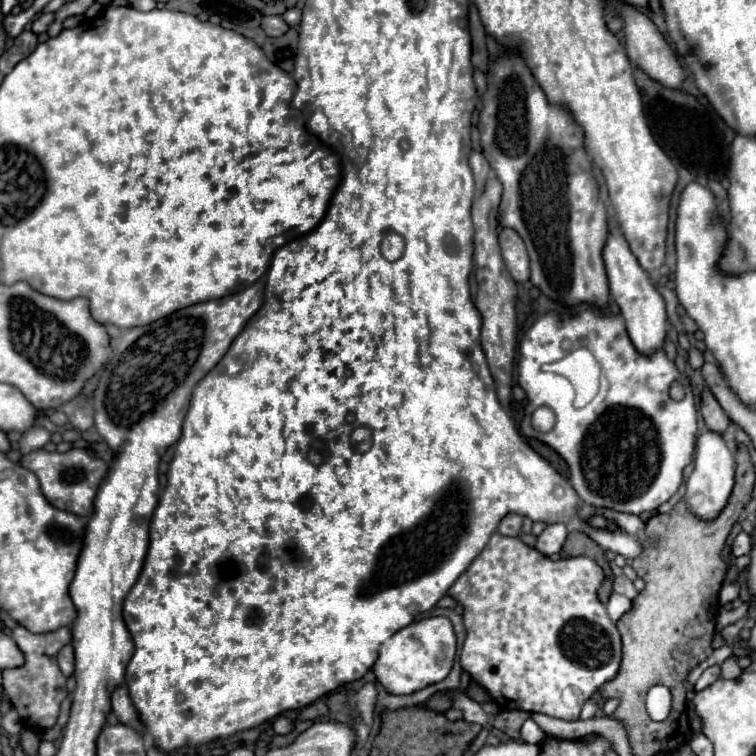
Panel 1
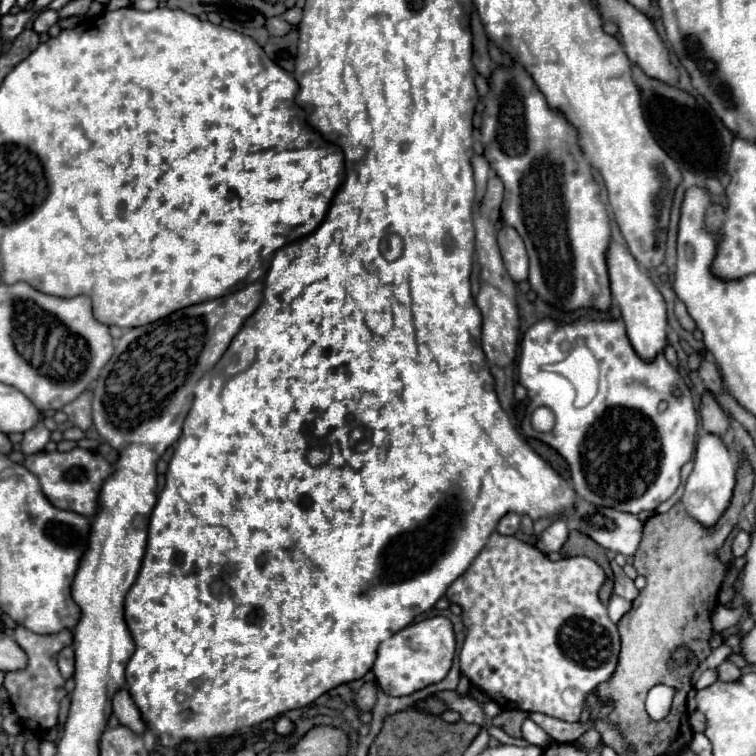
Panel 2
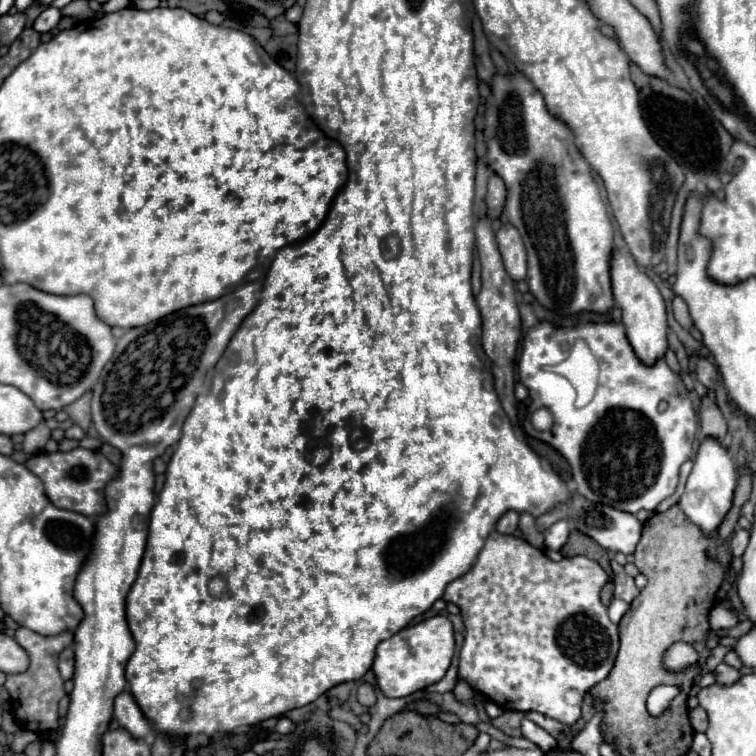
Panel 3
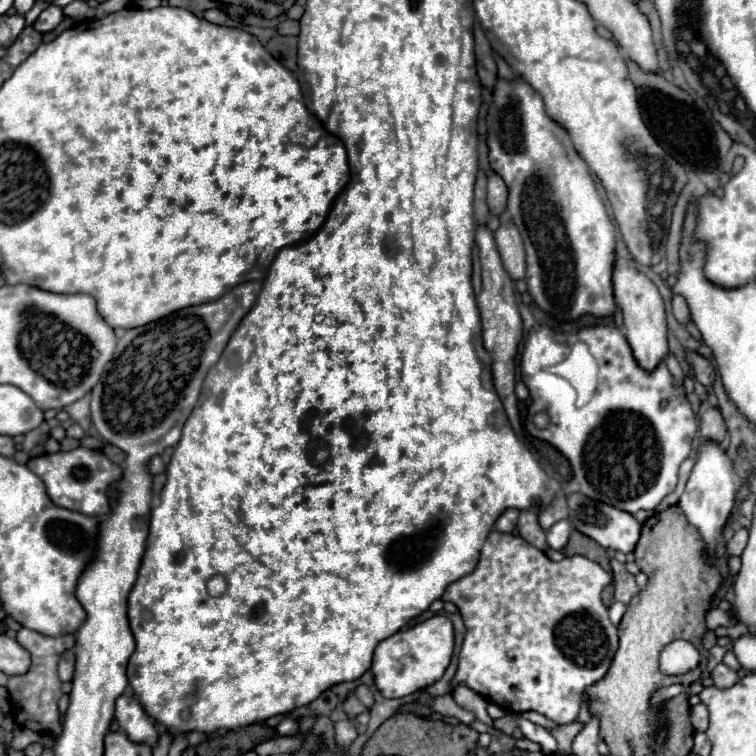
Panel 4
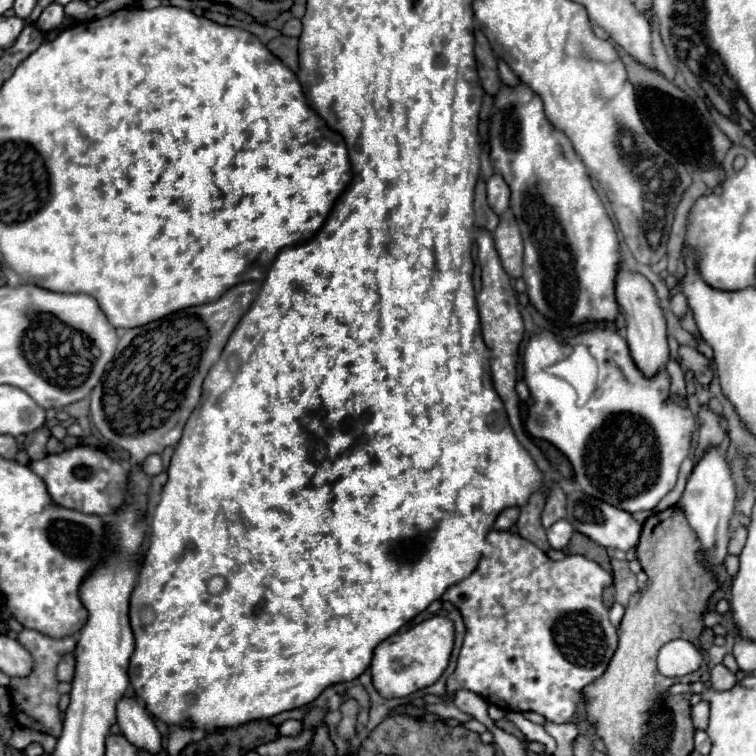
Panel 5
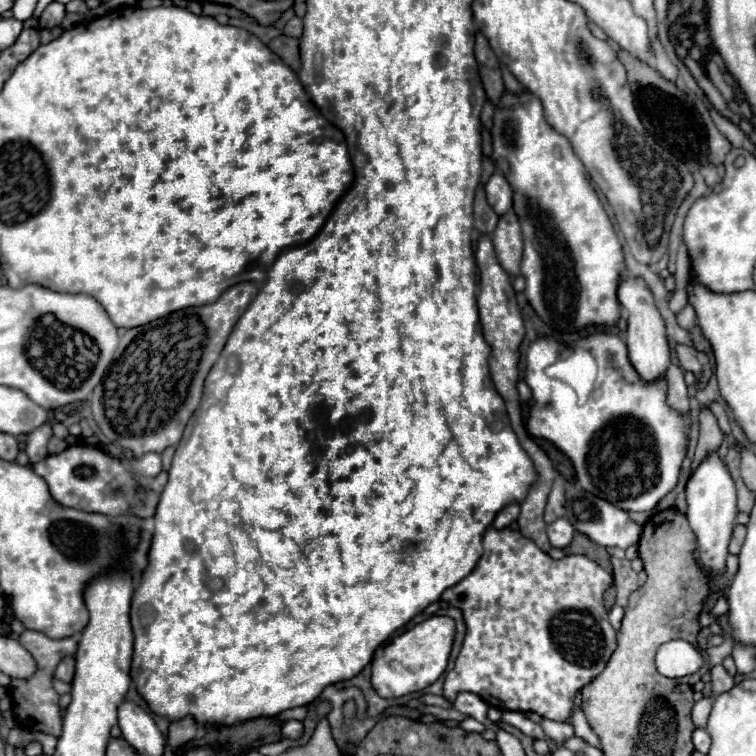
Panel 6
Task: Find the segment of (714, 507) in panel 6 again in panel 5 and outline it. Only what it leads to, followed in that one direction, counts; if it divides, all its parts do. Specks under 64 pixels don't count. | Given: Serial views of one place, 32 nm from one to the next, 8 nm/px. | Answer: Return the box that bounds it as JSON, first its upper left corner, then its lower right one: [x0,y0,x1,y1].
[680,448,736,566]

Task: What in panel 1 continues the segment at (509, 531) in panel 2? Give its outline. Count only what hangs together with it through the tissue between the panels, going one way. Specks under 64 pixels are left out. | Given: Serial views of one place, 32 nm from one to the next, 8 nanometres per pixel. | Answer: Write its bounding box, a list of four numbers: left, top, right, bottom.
[498,514,522,536]

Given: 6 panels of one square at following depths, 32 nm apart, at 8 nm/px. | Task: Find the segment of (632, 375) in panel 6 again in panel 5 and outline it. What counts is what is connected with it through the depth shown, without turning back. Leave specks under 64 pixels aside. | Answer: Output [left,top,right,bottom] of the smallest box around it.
[524,328,696,514]

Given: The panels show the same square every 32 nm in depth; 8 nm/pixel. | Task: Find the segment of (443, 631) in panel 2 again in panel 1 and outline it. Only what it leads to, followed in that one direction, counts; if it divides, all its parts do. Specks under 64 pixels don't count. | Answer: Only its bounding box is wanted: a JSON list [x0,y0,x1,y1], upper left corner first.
[372,616,456,694]

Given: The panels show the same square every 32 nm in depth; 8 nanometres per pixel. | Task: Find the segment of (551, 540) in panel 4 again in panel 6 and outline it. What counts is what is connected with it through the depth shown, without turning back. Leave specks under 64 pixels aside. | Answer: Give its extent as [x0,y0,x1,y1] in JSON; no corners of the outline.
[546,518,574,548]

